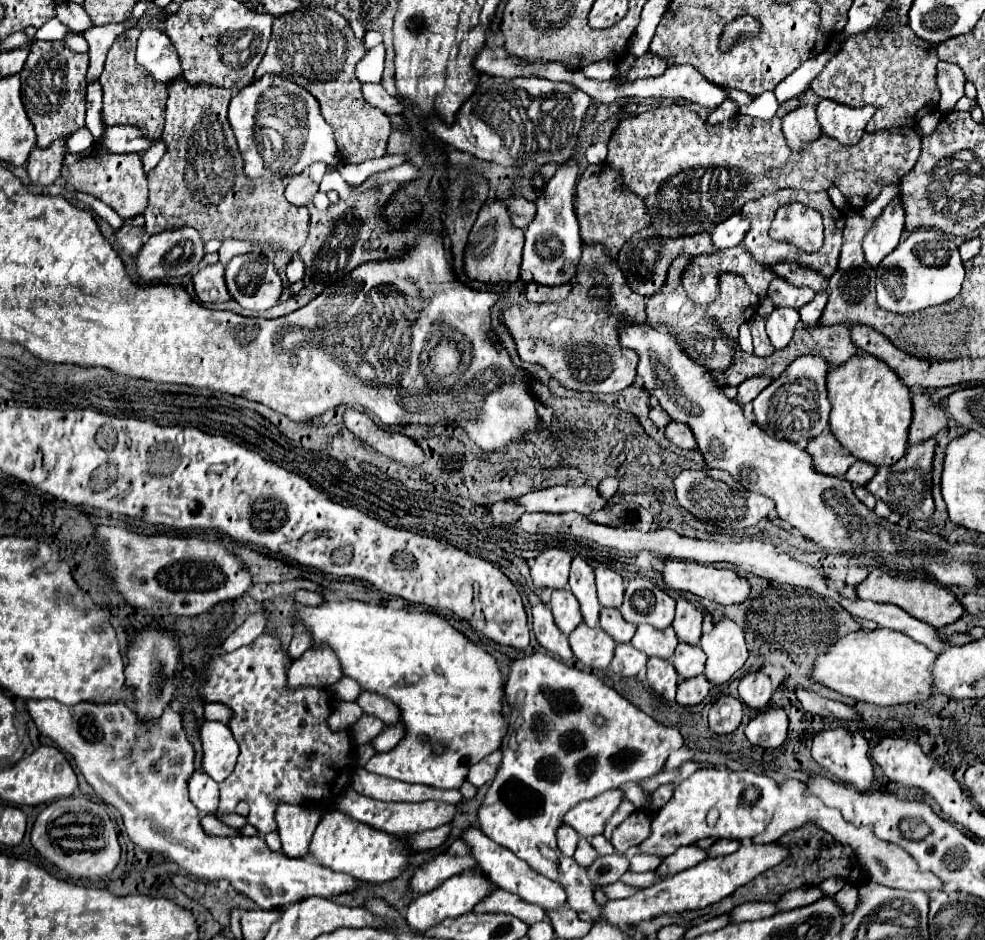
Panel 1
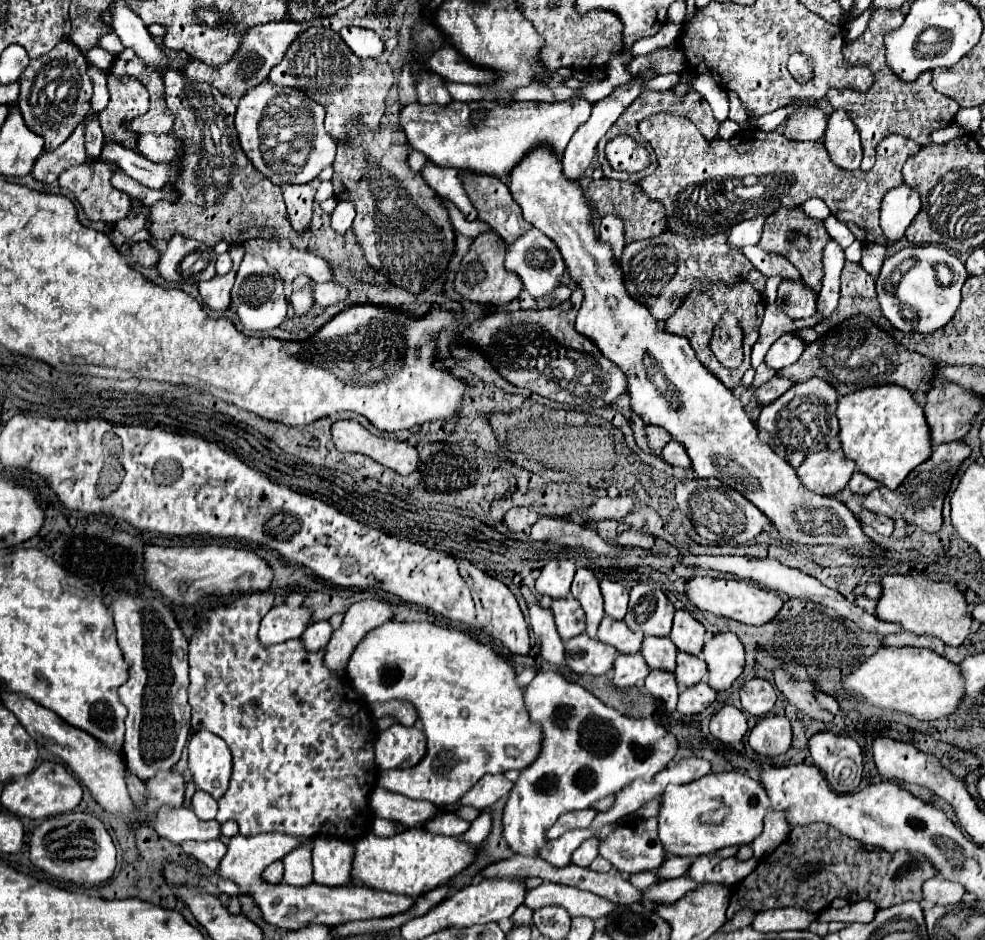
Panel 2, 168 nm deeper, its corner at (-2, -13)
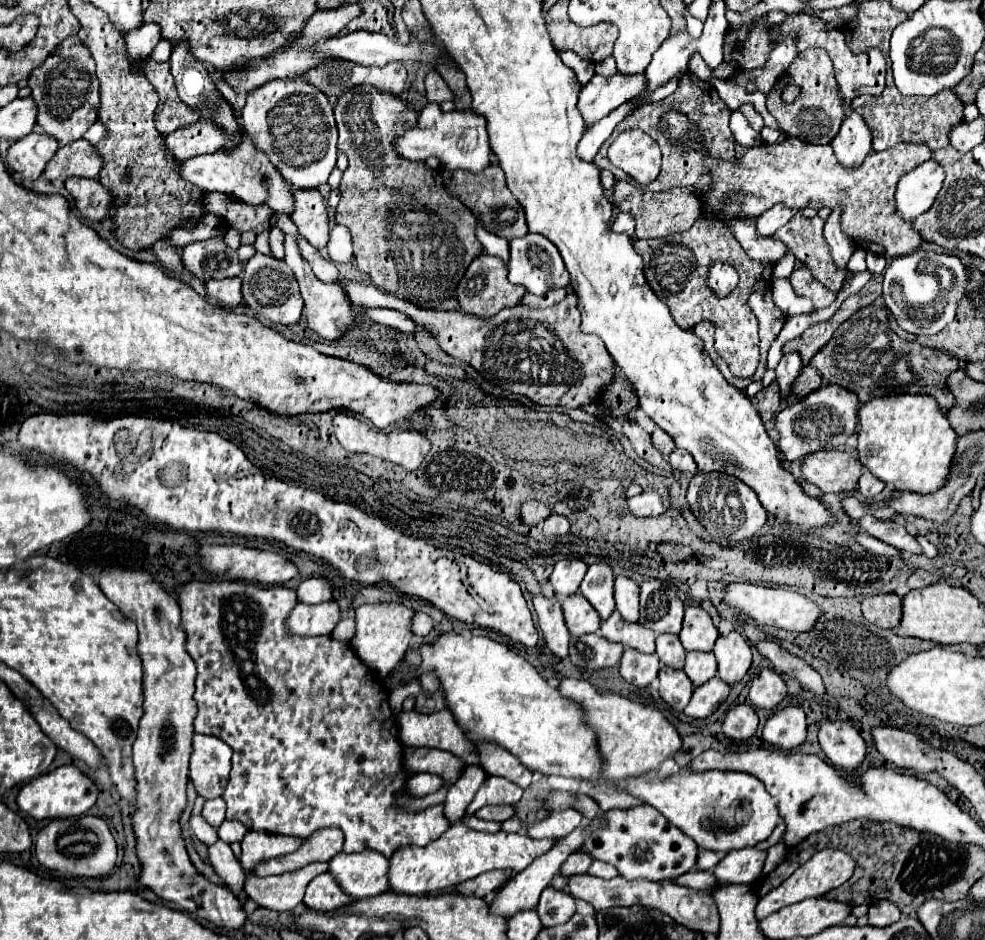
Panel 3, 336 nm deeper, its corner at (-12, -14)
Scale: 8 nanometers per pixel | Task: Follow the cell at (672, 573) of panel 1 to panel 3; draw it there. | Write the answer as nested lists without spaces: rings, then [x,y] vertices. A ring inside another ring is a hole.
[[[730,583],[724,595],[724,601],[732,607],[736,607],[738,611],[746,613],[748,617],[752,617],[754,621],[758,621],[760,625],[772,625],[778,629],[786,629],[786,631],[794,631],[794,633],[806,633],[812,631],[818,623],[818,619],[824,615],[822,609],[810,601],[808,597],[800,595],[798,591],[792,589],[782,589],[782,587],[758,587],[752,583]]]

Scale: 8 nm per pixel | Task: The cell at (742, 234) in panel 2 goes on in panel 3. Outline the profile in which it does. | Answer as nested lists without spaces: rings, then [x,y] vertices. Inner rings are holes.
[[[778,203],[776,207],[770,207],[756,219],[756,227],[758,227],[760,235],[774,235],[774,231],[778,231],[782,225],[786,225],[796,213],[798,213],[798,209],[784,207],[782,203]]]

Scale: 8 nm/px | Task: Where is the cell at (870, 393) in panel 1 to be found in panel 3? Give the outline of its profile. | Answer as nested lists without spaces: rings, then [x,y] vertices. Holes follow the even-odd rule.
[[[908,393],[876,397],[860,407],[858,419],[858,453],[872,475],[894,485],[896,491],[934,493],[944,487],[958,437],[936,399]]]

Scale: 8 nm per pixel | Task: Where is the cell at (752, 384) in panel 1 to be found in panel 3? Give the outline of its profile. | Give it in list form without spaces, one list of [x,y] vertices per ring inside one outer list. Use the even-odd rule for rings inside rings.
[[[808,365],[808,367],[802,369],[800,377],[798,377],[796,383],[794,383],[794,395],[798,395],[798,397],[806,397],[808,393],[816,391],[820,385],[822,385],[822,375],[820,375],[814,367]]]

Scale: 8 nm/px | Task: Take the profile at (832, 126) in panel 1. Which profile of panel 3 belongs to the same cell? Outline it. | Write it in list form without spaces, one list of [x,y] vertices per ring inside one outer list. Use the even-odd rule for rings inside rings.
[[[858,113],[844,119],[838,135],[832,139],[832,149],[844,167],[860,167],[872,149],[872,133]]]

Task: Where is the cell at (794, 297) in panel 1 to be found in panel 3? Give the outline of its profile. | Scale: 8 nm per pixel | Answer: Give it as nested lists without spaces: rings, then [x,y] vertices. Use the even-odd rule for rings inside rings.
[[[800,265],[800,267],[796,267],[792,271],[790,283],[794,287],[794,293],[800,295],[800,297],[812,299],[816,309],[824,309],[824,307],[828,307],[836,299],[836,293],[832,293],[822,283],[818,283],[806,265]]]

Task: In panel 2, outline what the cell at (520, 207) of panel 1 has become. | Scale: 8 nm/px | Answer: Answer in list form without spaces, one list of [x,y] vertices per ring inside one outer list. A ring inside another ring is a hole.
[[[472,174],[464,182],[464,190],[478,210],[480,220],[488,222],[504,242],[514,242],[532,226],[522,218],[520,206],[514,202],[508,184],[486,174]]]

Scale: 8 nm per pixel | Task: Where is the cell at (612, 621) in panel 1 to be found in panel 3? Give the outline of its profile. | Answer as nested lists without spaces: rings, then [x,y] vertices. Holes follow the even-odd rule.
[[[614,611],[606,621],[600,623],[600,633],[608,641],[622,643],[624,647],[632,647],[642,653],[654,653],[656,633],[652,633],[652,629],[642,627],[640,623],[624,621],[618,611]]]

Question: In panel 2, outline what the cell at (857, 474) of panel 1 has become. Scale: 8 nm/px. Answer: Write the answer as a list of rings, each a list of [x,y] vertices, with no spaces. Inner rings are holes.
[[[854,472],[848,486],[850,486],[850,490],[852,490],[854,494],[864,494],[864,496],[866,496],[866,494],[870,494],[872,490],[876,490],[880,484],[878,484],[876,480],[864,476],[862,472]]]

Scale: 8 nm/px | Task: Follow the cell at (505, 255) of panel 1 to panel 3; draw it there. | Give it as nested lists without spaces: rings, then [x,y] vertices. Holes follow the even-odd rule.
[[[482,253],[480,257],[476,257],[476,261],[470,263],[464,277],[460,279],[458,289],[456,289],[456,299],[458,299],[462,311],[486,319],[486,317],[496,315],[504,307],[518,305],[524,293],[526,293],[524,287],[512,285],[508,281],[508,267],[506,267],[506,263],[502,259],[498,259],[494,255],[488,255],[488,253]]]

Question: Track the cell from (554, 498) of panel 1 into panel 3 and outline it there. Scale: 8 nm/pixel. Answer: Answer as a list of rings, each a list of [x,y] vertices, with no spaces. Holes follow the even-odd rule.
[[[644,491],[644,493],[628,499],[628,507],[638,517],[658,517],[658,515],[666,513],[666,509],[668,509],[656,491]]]

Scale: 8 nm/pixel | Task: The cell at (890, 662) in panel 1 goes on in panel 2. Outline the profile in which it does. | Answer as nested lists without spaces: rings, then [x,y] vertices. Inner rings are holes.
[[[910,646],[878,648],[858,666],[858,670],[842,678],[842,688],[850,694],[862,696],[872,706],[904,712],[918,720],[938,720],[952,714],[964,694],[964,682],[956,664],[932,650]]]

